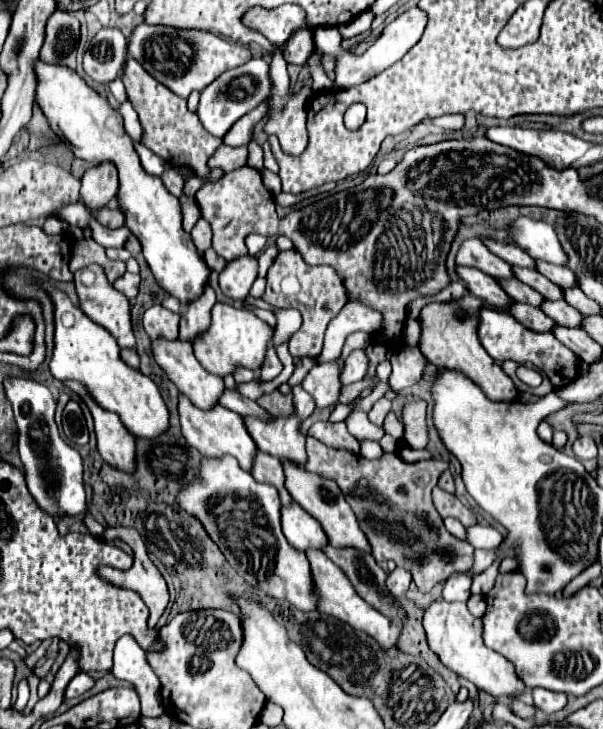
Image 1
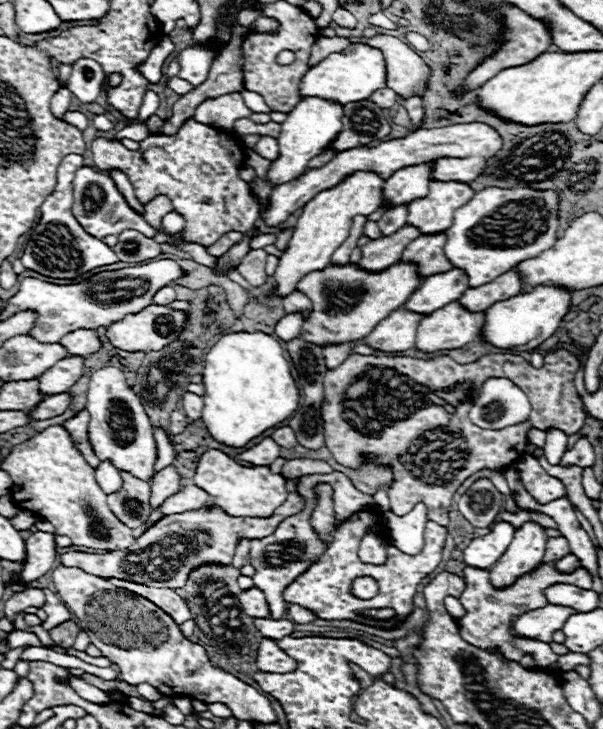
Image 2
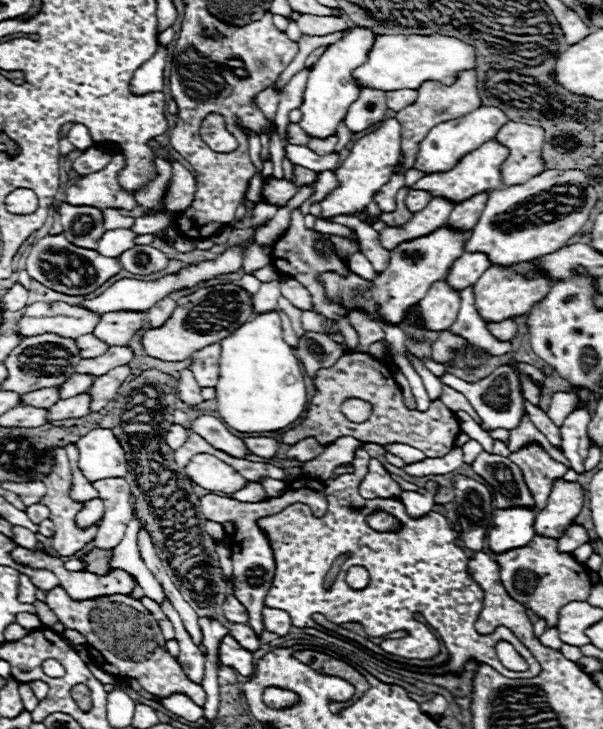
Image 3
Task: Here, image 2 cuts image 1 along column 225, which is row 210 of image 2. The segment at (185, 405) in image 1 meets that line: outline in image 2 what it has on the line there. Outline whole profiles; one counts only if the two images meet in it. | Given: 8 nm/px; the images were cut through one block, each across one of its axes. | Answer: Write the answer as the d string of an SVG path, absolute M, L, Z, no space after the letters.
M430 182L428 196L408 204L406 224L420 230L420 234L440 234L454 224L454 212L474 196L474 190L464 182Z

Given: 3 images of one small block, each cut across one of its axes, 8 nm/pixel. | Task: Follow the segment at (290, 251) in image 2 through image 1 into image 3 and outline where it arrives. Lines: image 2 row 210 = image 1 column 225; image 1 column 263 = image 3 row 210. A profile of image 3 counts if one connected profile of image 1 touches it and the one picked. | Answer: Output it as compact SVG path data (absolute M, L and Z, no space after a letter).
M388 118L372 134L354 142L354 146L352 146L350 154L346 156L346 160L342 162L342 166L338 170L334 170L340 186L336 190L332 190L320 202L322 218L334 218L338 214L356 214L372 202L372 196L390 180L392 168L402 158L400 136L402 136L402 132L400 132L400 124L396 122L396 118Z

